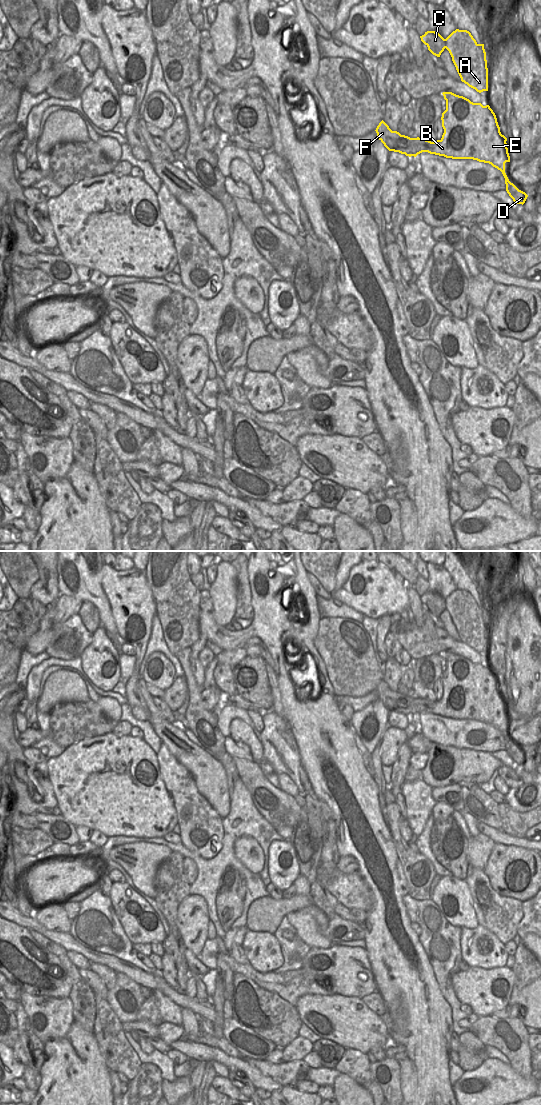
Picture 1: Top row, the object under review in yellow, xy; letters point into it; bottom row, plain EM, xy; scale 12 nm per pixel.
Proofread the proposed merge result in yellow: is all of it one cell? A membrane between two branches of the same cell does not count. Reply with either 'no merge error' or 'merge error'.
merge error

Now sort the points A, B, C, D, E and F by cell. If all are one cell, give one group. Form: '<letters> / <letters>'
A B C D E / F

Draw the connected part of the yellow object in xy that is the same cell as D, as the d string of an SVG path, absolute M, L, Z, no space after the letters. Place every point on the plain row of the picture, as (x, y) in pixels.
M443 652L446 660L446 670L442 673L444 693L440 700L429 704L428 713L452 719L473 719L489 723L500 730L505 738L506 751L514 764L524 764L528 755L511 743L505 733L505 723L510 722L507 708L507 698L501 694L497 678L489 665L473 663L469 659L452 652Z

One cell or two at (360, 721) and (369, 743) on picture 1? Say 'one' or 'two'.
one

